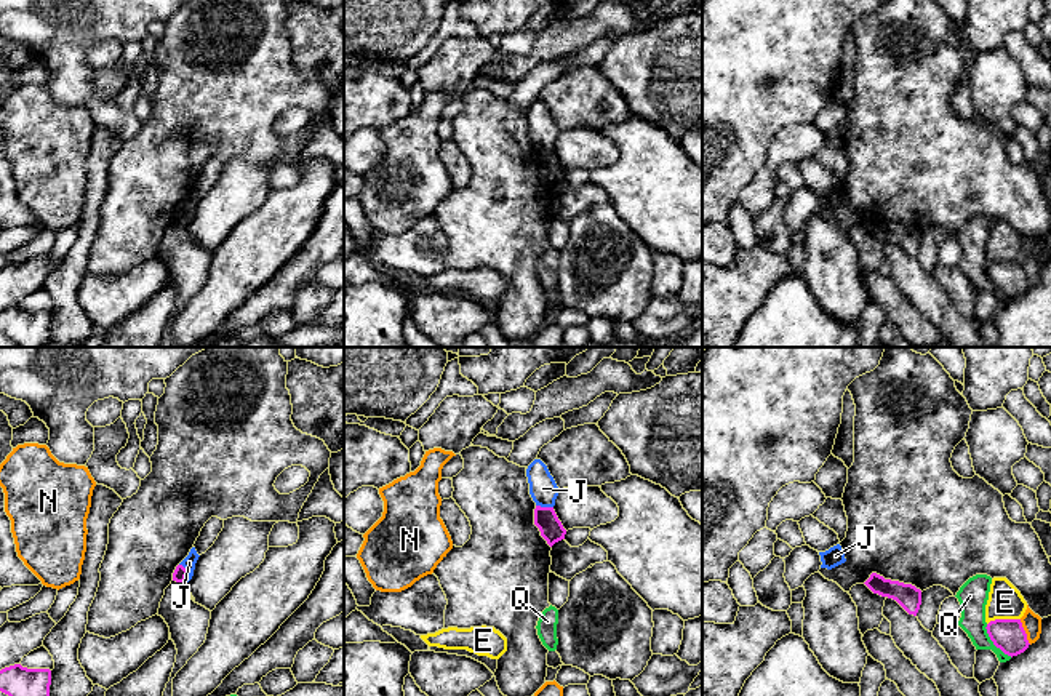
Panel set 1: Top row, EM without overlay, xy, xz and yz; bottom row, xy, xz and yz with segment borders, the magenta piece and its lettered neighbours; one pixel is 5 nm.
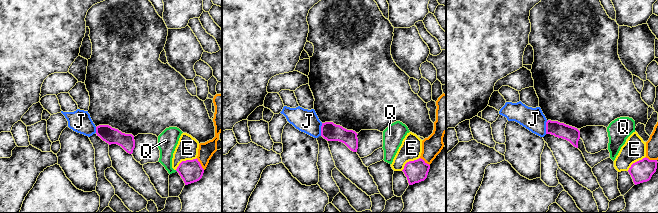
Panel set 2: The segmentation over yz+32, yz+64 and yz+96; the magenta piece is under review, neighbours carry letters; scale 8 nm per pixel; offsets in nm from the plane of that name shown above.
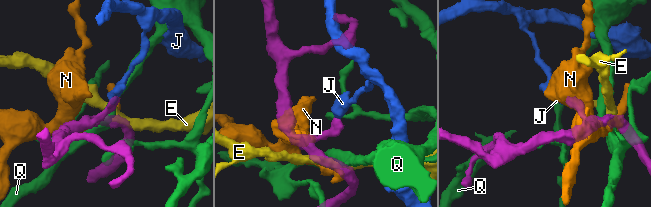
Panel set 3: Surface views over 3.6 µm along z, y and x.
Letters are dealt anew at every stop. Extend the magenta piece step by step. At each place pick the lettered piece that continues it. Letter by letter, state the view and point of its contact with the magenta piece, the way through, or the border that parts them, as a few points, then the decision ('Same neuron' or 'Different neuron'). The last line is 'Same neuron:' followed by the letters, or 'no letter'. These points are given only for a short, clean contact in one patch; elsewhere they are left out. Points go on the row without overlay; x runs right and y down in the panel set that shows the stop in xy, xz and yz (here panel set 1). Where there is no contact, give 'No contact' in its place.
E: Touches magenta at yz (1003, 261). Boundary: yz (1019, 260), (995, 260), (987, 266). Different neuron
J: Touches magenta at xy (186, 215). Boundary: xy (179, 205), (186, 212), (186, 223). Different neuron
N: Touches magenta at yz (1024, 274). Different neuron
Q: Touches magenta at yz (994, 285). Different neuron
Same neuron: no letter

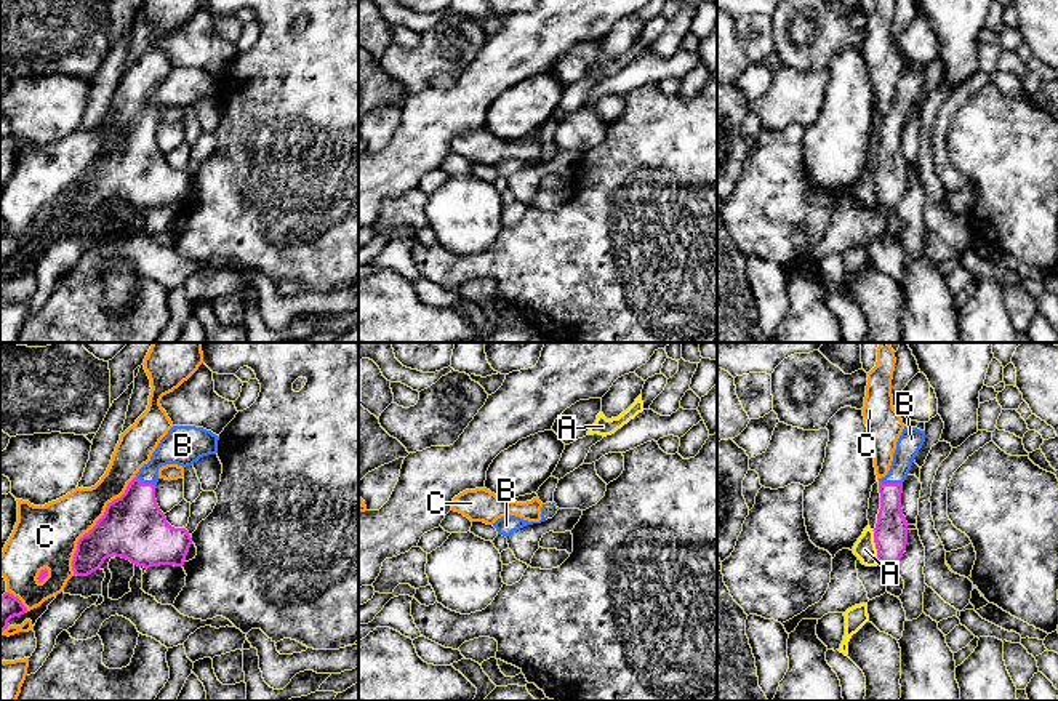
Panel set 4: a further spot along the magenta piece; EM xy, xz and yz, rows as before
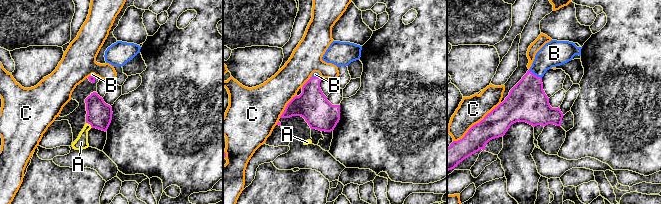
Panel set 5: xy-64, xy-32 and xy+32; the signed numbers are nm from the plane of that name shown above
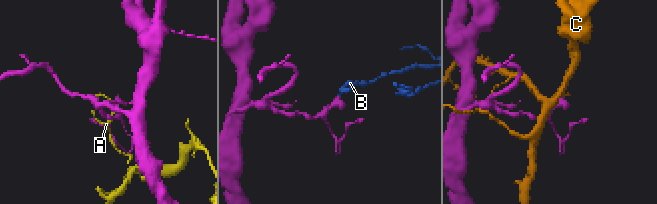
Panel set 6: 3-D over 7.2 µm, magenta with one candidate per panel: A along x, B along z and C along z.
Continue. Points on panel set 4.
A: Touches magenta at yz (876, 189). Different neuron
B: Touches magenta at yz (890, 125). Path across: yz (890, 175), (890, 125), (898, 114), (911, 80). Same neuron
C: Touches magenta at xy (96, 165). Different neuron
Same neuron: B

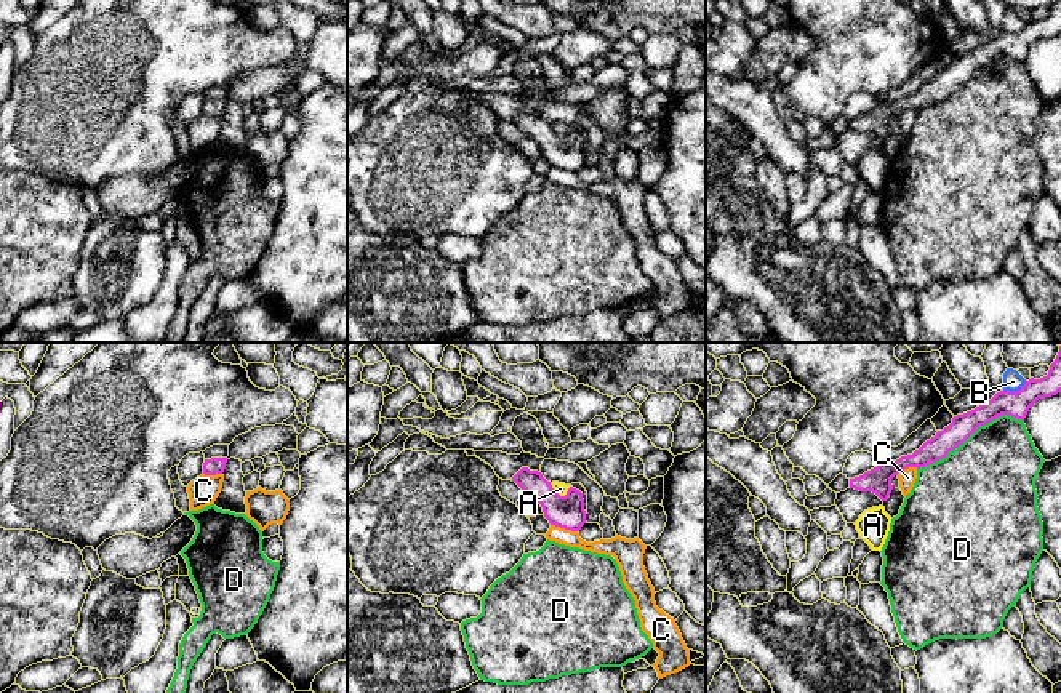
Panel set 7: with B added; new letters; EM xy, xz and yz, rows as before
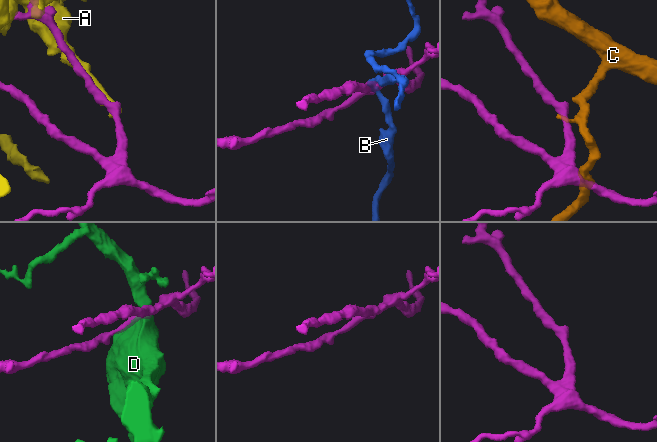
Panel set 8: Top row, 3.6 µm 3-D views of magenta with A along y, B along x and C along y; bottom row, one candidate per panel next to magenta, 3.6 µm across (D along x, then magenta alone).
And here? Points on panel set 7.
A: Touches magenta at xz (559, 136). Different neuron
B: Touches magenta at yz (1016, 32). Different neuron
C: Touches magenta at xz (564, 168). Boundary: xz (551, 165), (576, 173). Different neuron
D: Touches magenta at yz (970, 76). Different neuron
Same neuron: no letter

